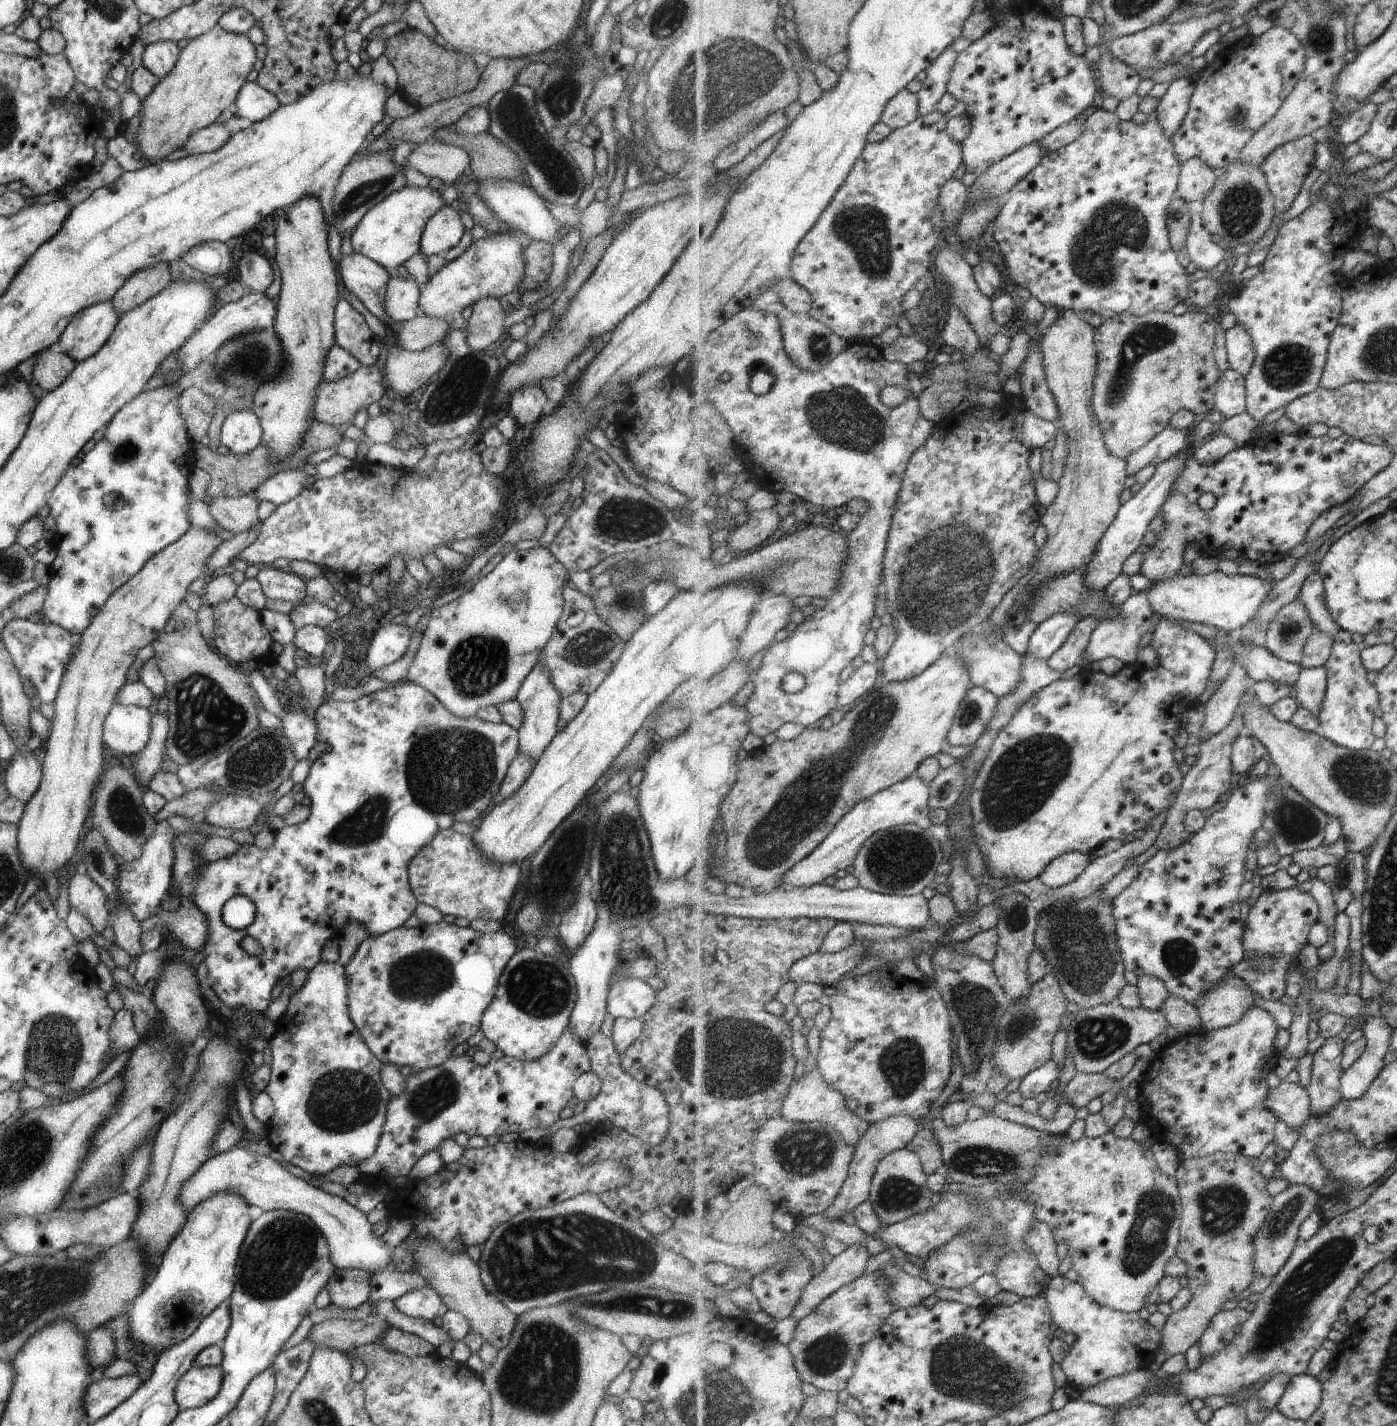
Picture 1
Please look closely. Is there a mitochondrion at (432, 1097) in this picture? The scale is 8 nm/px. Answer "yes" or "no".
yes

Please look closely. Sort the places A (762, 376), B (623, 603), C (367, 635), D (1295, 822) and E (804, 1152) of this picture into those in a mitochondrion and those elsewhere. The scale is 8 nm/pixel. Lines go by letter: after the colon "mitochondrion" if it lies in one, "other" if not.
A: mitochondrion
B: mitochondrion
C: other
D: mitochondrion
E: mitochondrion

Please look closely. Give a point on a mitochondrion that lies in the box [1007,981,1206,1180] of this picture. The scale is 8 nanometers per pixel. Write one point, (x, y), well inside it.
(1096, 1037)

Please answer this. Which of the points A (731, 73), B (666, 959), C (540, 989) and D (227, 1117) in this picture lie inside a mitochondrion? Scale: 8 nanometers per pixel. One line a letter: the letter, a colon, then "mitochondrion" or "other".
A: mitochondrion
B: other
C: mitochondrion
D: other

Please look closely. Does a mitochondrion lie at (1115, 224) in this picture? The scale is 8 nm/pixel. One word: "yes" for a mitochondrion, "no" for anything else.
yes

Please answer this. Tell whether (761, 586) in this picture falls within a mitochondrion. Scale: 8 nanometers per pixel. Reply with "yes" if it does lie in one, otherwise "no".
no

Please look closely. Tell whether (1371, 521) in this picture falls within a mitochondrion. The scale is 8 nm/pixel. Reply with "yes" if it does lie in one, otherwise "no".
no

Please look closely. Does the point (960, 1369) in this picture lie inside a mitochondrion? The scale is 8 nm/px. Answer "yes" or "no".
yes

